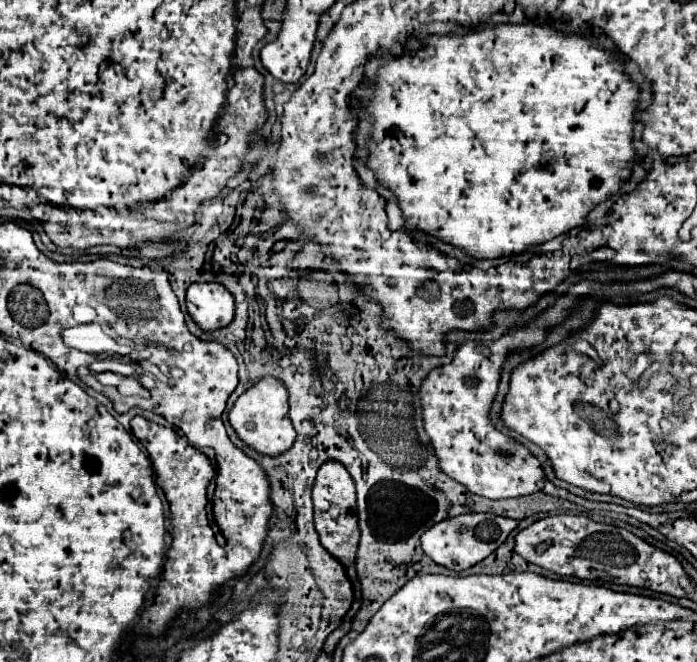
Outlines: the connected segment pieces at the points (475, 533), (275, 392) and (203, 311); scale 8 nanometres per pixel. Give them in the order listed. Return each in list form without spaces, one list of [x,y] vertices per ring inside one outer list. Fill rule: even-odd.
[[[467,513],[467,515],[445,519],[433,525],[431,529],[427,529],[421,535],[421,545],[425,555],[429,555],[435,563],[453,571],[465,571],[475,563],[483,561],[485,557],[489,557],[515,527],[517,521],[509,517],[499,517],[493,513]]]
[[[263,377],[235,401],[233,409],[229,411],[229,423],[247,447],[269,457],[277,457],[285,453],[295,443],[295,435],[297,435],[289,419],[287,389],[283,387],[281,381],[273,377]]]
[[[193,283],[187,289],[187,313],[203,331],[215,331],[233,321],[235,301],[219,283]]]

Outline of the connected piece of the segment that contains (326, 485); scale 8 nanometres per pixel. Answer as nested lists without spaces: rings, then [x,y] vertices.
[[[327,461],[321,465],[315,487],[313,487],[313,503],[315,503],[315,529],[321,537],[321,545],[341,561],[347,571],[353,571],[355,555],[359,547],[359,525],[357,525],[357,497],[355,483],[347,469],[337,461]]]

